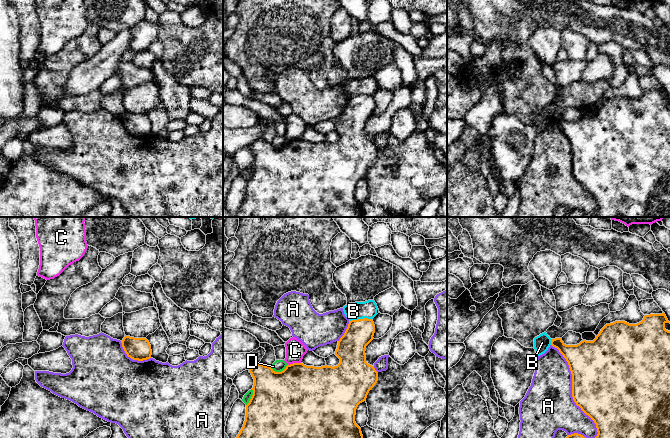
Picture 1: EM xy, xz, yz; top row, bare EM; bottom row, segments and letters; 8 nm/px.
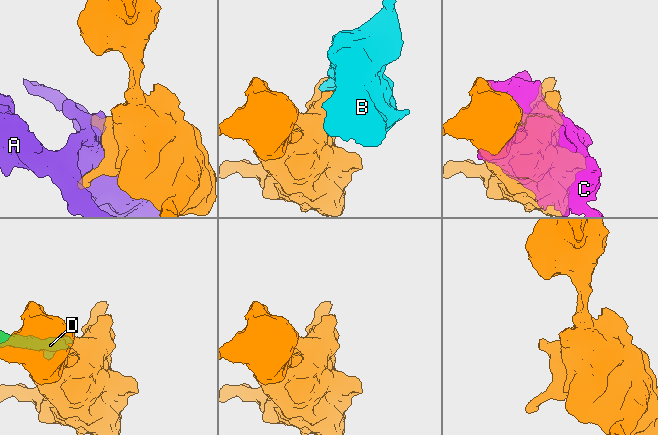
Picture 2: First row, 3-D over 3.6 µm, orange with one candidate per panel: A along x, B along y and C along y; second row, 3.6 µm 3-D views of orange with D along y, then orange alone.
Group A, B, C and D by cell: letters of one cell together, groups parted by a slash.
A / B / C / D

